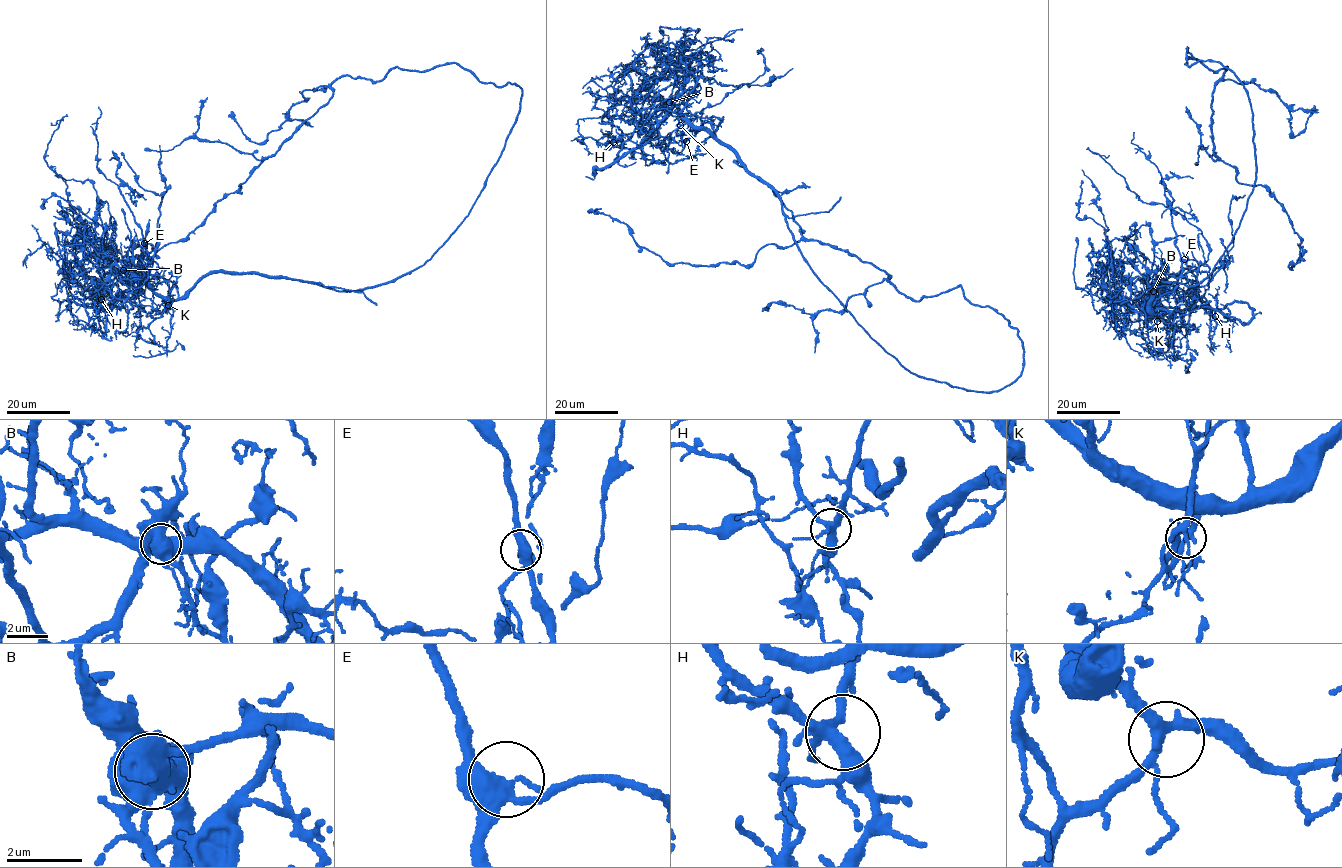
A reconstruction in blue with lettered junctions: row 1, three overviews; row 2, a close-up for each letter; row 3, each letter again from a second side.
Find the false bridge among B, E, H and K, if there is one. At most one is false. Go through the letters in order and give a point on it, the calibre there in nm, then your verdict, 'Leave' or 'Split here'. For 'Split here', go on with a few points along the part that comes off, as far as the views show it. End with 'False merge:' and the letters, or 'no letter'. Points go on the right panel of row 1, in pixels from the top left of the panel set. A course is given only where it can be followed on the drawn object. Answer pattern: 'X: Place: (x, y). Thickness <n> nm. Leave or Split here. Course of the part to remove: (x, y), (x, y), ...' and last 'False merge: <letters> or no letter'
B: Place: (1153, 291). Thickness 650 nm. Split here. Course of the part to remove: (1153, 291), (1169, 310), (1195, 296), (1128, 282), (1112, 264), (1131, 252)
E: Place: (1184, 259). Thickness 360 nm. Leave
H: Place: (1215, 316). Thickness 340 nm. Leave
K: Place: (1157, 321). Thickness 280 nm. Leave
False merge: B

